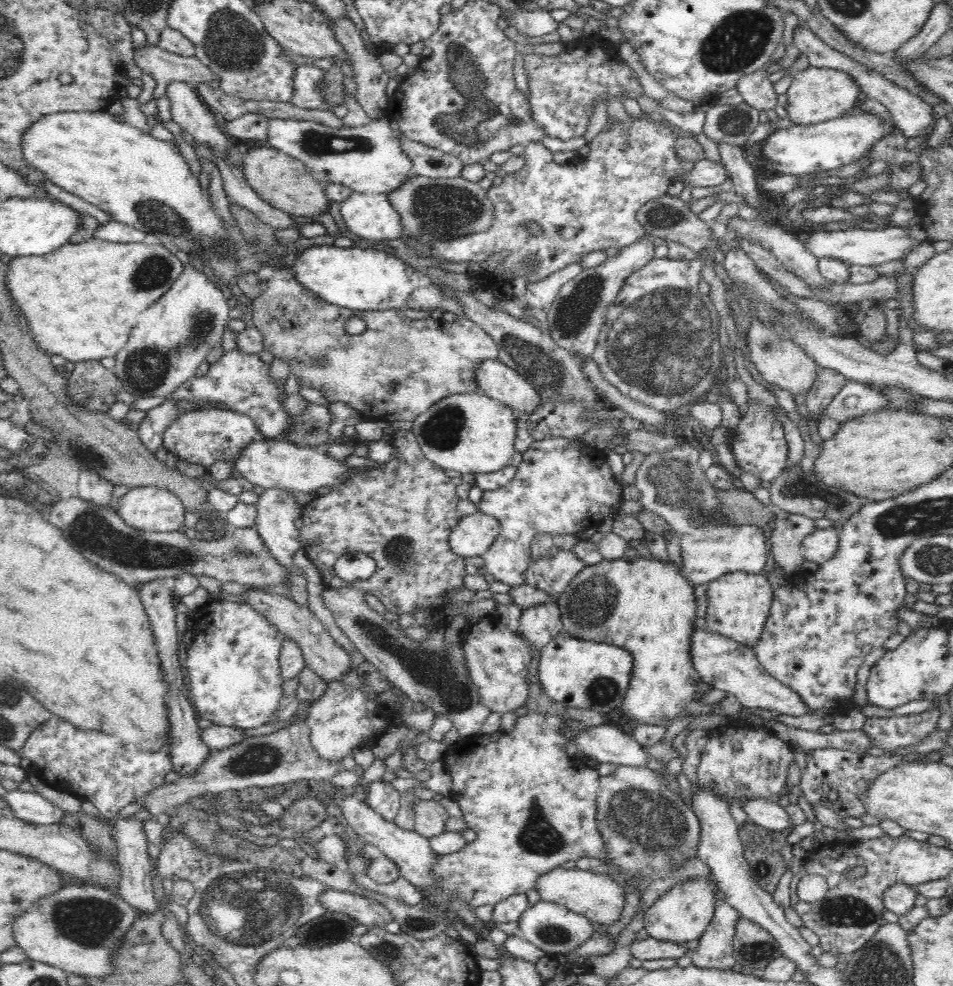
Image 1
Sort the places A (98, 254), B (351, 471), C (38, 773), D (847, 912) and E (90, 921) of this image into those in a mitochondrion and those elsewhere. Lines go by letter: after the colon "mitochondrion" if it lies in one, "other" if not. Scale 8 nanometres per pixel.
A: other
B: other
C: other
D: mitochondrion
E: mitochondrion

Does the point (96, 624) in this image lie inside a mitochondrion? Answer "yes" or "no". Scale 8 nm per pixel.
no

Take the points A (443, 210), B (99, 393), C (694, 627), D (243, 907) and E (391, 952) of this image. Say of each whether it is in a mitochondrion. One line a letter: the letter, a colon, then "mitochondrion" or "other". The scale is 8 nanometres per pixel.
A: mitochondrion
B: mitochondrion
C: other
D: mitochondrion
E: mitochondrion

